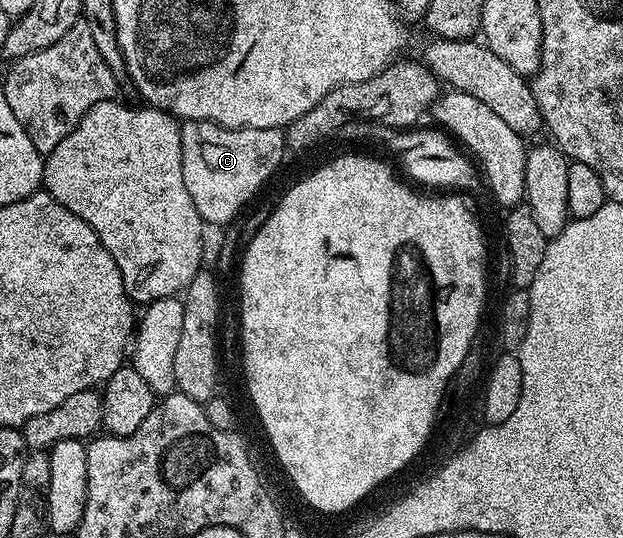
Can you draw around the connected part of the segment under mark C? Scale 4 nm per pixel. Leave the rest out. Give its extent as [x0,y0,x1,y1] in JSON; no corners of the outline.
[181,121,286,226]

